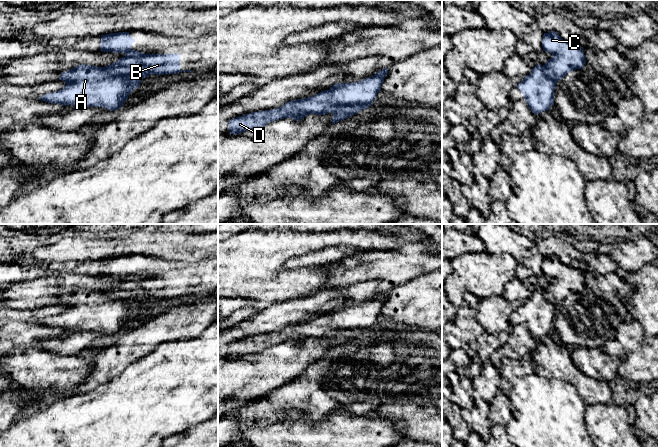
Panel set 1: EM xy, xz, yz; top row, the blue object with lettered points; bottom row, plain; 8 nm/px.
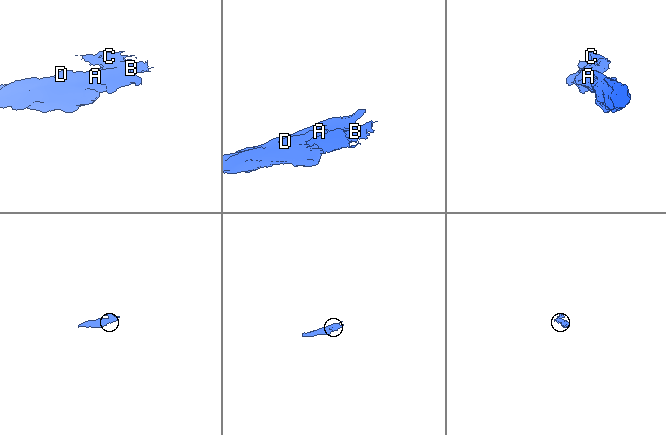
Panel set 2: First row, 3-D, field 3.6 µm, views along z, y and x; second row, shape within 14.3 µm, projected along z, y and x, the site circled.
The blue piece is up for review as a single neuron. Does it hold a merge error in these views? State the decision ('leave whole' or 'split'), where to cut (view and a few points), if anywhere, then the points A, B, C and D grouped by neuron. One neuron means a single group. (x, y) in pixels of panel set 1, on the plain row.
split | xy (100, 291), (112, 299), (140, 300), (142, 302) | A D / B C

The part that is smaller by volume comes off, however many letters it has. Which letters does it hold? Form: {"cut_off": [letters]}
{"cut_off": ["B", "C"]}

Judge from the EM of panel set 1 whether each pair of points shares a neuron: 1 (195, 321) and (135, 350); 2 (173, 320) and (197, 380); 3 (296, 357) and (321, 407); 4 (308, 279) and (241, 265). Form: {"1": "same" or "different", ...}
{"1": "same", "2": "different", "3": "different", "4": "same"}

